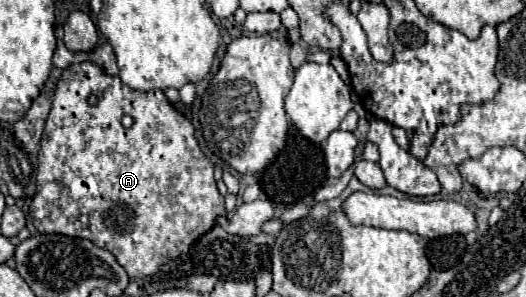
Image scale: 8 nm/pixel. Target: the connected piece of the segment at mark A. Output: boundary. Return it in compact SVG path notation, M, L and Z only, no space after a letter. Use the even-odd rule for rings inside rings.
M91 61L71 65L57 83L51 113L41 137L37 183L63 185L59 199L49 201L39 195L41 203L31 203L31 217L37 231L63 233L93 241L97 247L103 247L117 257L117 261L129 273L129 279L141 279L157 273L165 261L187 253L189 247L215 225L217 215L227 215L223 197L219 195L217 183L213 179L213 163L207 161L199 149L191 121L167 101L163 91L135 91L121 83L119 77L105 75L103 69ZM123 115L133 117L133 125L129 129L121 125ZM89 173L99 183L99 201L91 215L81 215L77 211L77 203L69 197L67 185L75 175ZM39 207L45 207L47 211L43 219L35 217Z

